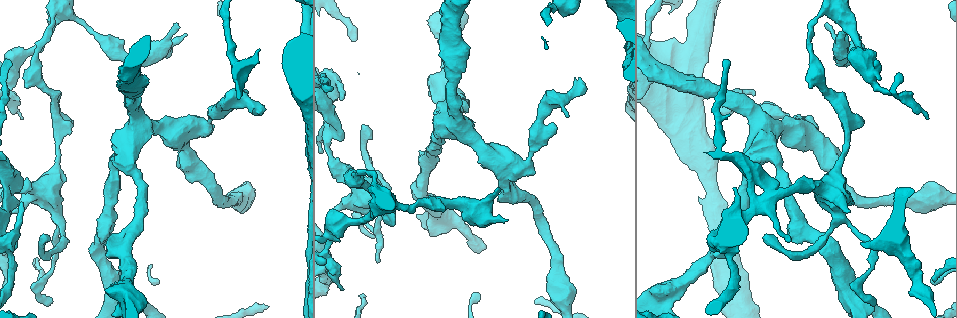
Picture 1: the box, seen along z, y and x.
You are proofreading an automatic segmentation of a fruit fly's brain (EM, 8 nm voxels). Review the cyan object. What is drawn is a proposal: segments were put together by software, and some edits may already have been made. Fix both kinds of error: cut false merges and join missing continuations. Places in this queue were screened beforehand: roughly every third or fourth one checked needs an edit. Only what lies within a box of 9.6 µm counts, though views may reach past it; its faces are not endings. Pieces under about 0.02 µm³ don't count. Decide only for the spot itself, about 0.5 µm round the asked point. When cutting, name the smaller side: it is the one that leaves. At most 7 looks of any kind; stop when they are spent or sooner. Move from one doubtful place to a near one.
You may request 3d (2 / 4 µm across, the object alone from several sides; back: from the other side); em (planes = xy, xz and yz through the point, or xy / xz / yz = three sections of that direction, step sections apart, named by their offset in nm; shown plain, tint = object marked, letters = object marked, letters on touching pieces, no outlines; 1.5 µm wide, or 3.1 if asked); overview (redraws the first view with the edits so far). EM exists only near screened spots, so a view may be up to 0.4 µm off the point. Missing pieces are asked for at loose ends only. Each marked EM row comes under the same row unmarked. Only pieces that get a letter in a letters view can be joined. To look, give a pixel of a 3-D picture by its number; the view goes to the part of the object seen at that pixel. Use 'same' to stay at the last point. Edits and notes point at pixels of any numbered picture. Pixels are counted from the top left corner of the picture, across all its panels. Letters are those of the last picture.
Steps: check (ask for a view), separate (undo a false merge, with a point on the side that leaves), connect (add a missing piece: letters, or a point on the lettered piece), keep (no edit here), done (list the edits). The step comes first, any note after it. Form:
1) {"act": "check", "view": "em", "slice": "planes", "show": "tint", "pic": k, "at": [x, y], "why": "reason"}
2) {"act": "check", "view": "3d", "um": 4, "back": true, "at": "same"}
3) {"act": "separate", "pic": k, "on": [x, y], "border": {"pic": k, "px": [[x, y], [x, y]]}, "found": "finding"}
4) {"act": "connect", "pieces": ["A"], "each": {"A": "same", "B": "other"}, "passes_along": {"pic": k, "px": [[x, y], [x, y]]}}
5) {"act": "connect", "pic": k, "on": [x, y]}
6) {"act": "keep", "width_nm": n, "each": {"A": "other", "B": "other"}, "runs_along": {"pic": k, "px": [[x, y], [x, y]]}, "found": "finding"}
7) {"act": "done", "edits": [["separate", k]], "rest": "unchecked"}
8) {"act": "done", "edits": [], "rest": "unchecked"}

{"act": "check", "view": "3d", "um": 2, "pic": 1, "at": [49, 300], "why": "thin end"}

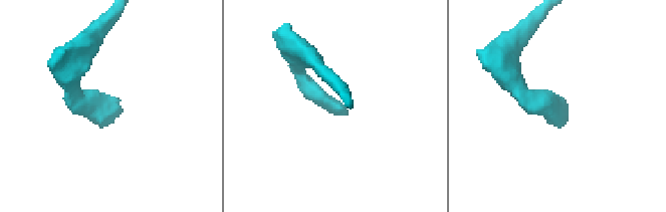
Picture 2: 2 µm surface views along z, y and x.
{"act": "check", "view": "em", "slice": "yz", "step": 4, "show": "tint", "pic": 2, "at": [567, 107], "why": "shape alone is not enough"}

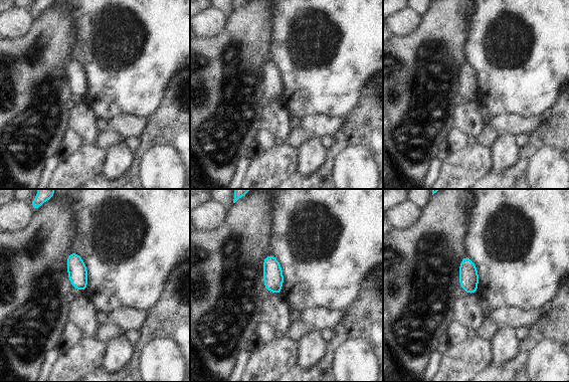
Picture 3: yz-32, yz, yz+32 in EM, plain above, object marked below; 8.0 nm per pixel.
{"act": "check", "view": "em", "slice": "planes", "show": "letters", "at": "same"}

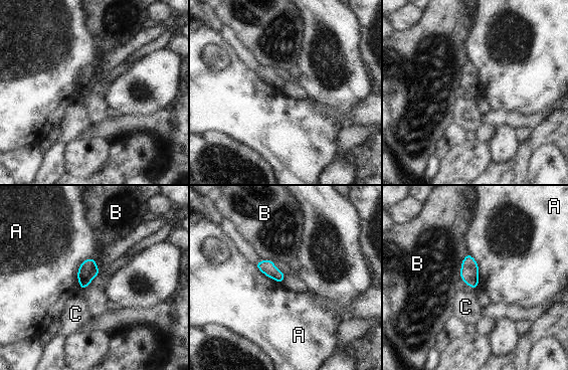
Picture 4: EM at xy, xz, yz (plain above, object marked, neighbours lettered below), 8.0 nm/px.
{"act": "keep", "each": {"A": "other", "B": "other", "C": "other"}, "border": {"pic": 4, "px": [[96, 257], [79, 264], [82, 290]]}, "found": "none of them fits"}

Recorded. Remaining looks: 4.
{"act": "check", "view": "em", "slice": "yz", "step": 8, "show": "letters", "pic": 1, "at": [851, 204], "why": "stops while still wide"}

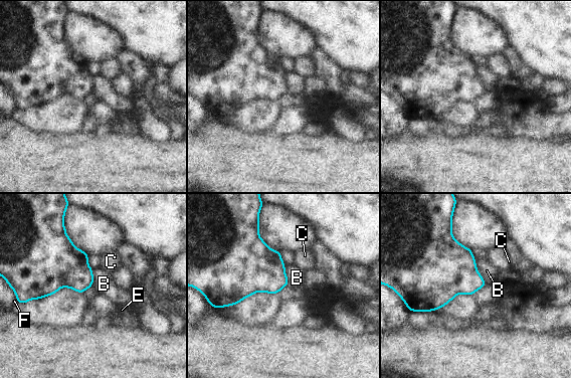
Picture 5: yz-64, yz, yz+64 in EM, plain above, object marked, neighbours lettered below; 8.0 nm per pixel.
{"act": "keep", "each": {"B": "other", "C": "other", "E": "other", "F": "other"}, "border": {"pic": 5, "px": [[474, 257], [477, 269], [486, 282]]}, "found": "none of them fits"}

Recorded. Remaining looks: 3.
{"act": "check", "view": "3d", "um": 4, "back": true, "pic": 1, "at": [177, 26], "why": "an open end"}

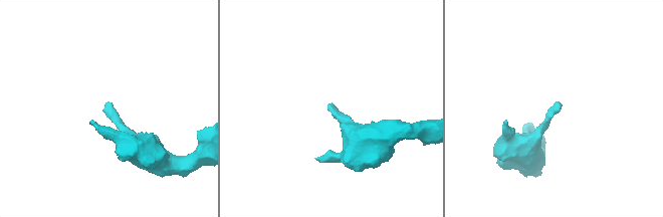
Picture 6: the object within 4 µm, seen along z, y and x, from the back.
{"act": "check", "view": "em", "slice": "xz", "step": 4, "show": "letters", "pic": 6, "at": [110, 102]}

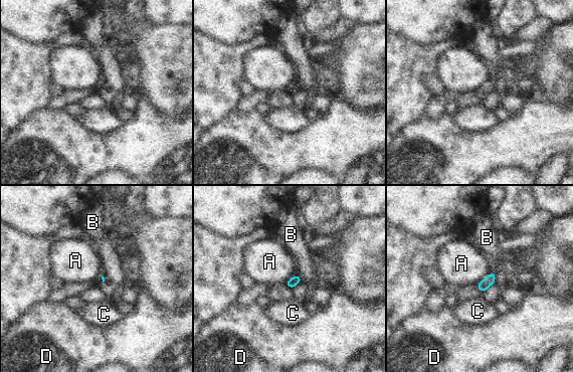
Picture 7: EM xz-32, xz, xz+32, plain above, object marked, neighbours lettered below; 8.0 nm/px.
{"act": "check", "view": "em", "slice": "planes", "show": "letters", "at": "same", "why": "another direction"}

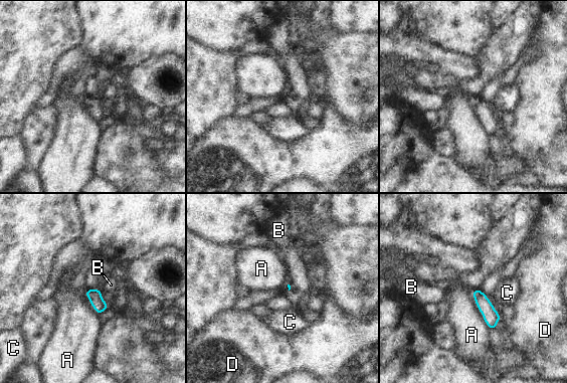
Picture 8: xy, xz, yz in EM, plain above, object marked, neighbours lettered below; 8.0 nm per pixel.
{"act": "keep", "longest_contact_nm": ["A", 360], "each": {"A": "other", "B": "other", "C": "other", "D": "other"}, "border": {"pic": 8, "px": [[473, 289], [474, 301], [489, 329]]}, "found": "no lettered piece goes on from it"}

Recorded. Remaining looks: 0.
{"act": "done", "edits": [], "rest": "unchecked"}

